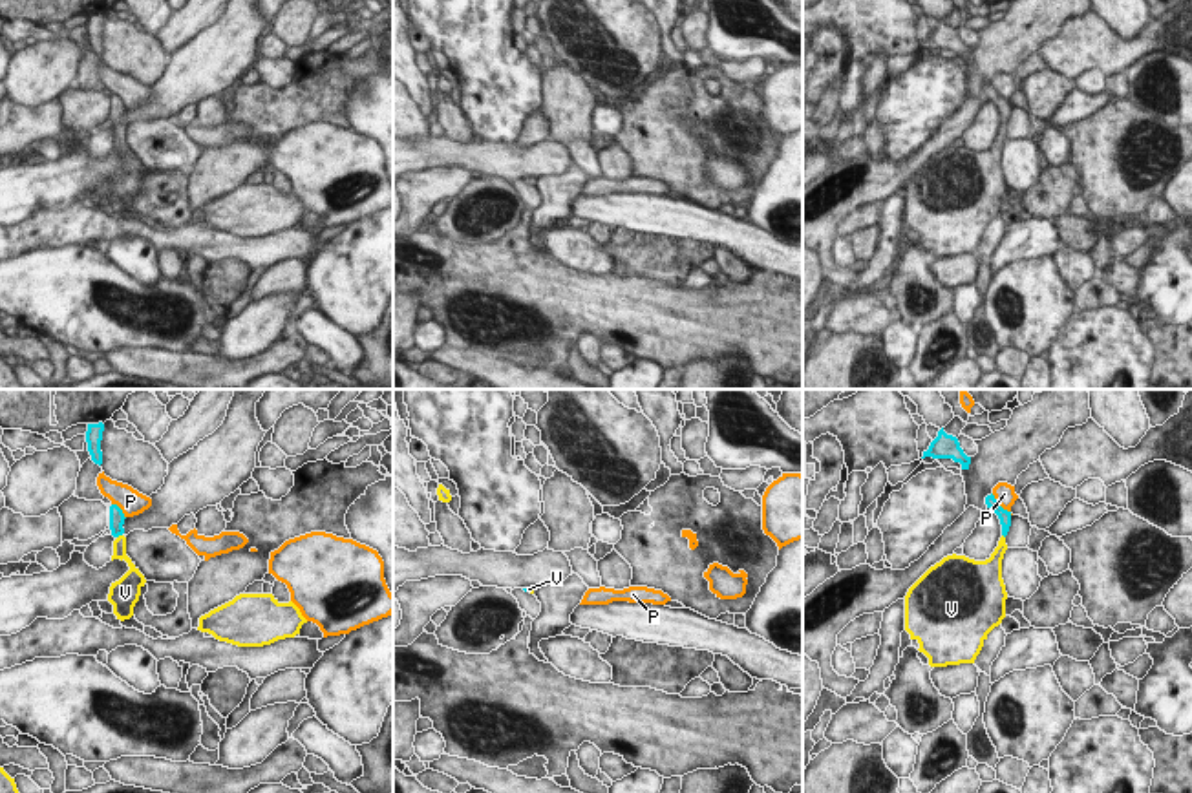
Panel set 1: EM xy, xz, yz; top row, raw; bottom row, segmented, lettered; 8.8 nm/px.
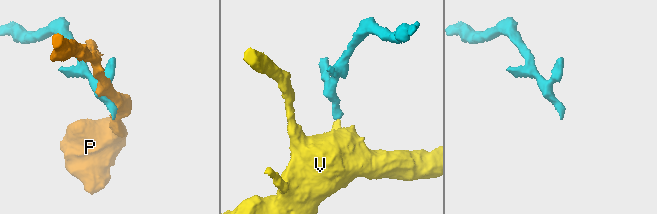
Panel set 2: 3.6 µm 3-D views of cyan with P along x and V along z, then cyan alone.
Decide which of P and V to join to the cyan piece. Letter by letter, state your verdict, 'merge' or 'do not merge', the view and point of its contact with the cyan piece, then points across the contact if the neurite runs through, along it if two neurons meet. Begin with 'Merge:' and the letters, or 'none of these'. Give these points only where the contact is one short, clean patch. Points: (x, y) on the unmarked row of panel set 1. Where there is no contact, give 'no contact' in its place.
Merge: V
P: do not merge | yz (999, 95)
V: merge | xy (119, 125) | across xy (117, 108), (119, 125), (119, 136)

